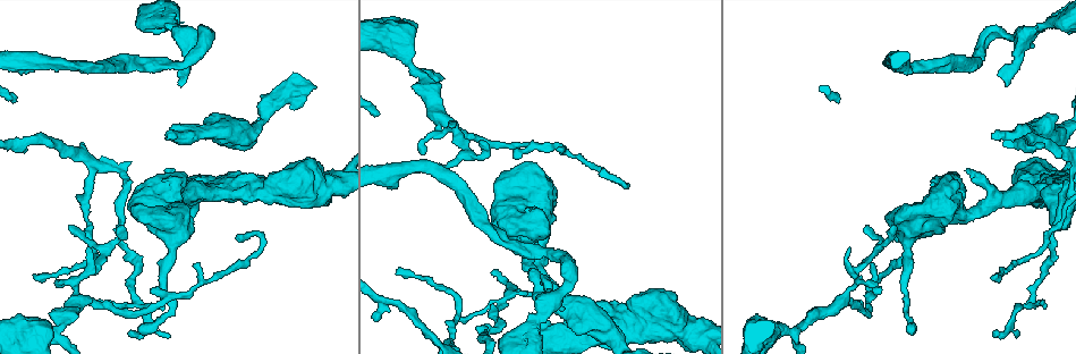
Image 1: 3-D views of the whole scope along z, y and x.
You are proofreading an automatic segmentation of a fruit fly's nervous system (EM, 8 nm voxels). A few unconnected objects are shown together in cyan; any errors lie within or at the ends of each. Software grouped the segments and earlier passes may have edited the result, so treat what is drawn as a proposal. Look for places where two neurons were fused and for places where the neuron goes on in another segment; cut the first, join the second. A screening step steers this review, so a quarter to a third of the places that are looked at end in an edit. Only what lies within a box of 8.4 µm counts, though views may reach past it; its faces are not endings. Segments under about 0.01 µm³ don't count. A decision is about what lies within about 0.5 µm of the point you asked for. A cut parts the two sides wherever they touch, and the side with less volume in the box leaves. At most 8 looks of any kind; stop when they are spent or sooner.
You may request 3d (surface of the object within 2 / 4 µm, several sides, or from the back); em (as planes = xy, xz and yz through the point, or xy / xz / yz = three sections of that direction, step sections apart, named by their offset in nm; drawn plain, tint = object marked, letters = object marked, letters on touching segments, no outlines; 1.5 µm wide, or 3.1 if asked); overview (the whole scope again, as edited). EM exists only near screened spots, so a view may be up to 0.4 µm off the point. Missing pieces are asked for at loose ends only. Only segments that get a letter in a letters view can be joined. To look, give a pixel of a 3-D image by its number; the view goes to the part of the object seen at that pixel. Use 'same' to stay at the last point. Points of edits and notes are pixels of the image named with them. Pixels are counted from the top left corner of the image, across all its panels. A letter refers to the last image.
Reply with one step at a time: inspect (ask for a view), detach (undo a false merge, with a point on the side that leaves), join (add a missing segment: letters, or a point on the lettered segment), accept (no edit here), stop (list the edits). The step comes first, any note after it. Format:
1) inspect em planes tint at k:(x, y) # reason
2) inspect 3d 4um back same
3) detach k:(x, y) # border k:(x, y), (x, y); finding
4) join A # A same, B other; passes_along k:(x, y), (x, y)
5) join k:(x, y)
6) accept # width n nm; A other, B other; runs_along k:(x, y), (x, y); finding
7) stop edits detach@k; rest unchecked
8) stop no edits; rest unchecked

inspect 3d 4um at 1:(137, 330) # an open end

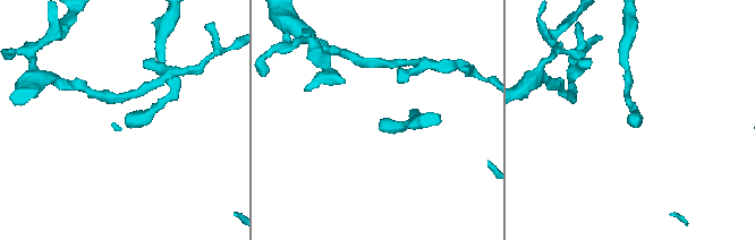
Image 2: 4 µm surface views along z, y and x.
inspect em planes letters at 2:(127, 124) # need the tissue

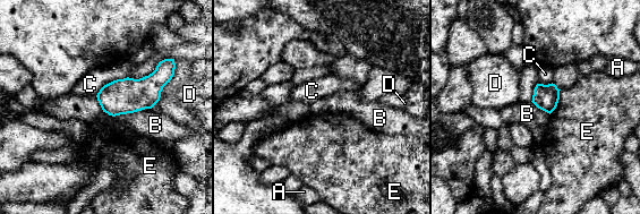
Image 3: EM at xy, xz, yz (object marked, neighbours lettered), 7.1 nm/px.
accept # longest_contact B 340 nm; A other, B other, C other, D other, E other; none of them fits

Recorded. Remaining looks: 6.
inspect 3d 2um at 1:(179, 81) # free end

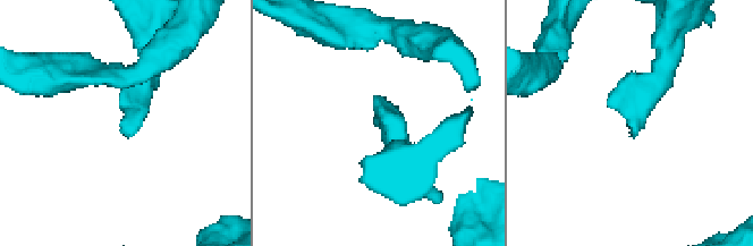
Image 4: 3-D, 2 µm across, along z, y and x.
inspect em yz step 8 letters at 4:(373, 120) # shape alone is not enough

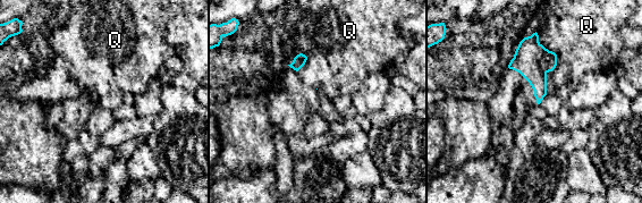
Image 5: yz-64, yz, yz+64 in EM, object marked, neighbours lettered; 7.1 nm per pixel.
accept # Q other; border 5:(535, 32), (556, 55), (547, 94); no lettered segment goes on from it

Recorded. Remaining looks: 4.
inspect em planes letters at 1:(535, 243) # branch stops here

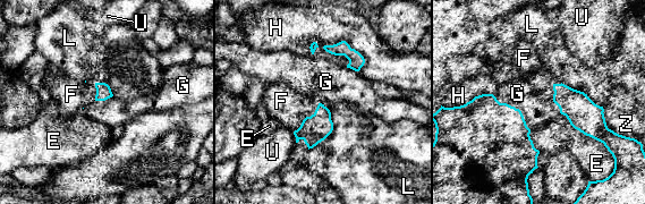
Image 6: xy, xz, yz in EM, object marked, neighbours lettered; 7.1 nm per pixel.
join F # E other, F same, G other, H other, L other, U other, Z other; it goes on there

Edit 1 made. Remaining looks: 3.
stop edits join@6; rest unchecked

